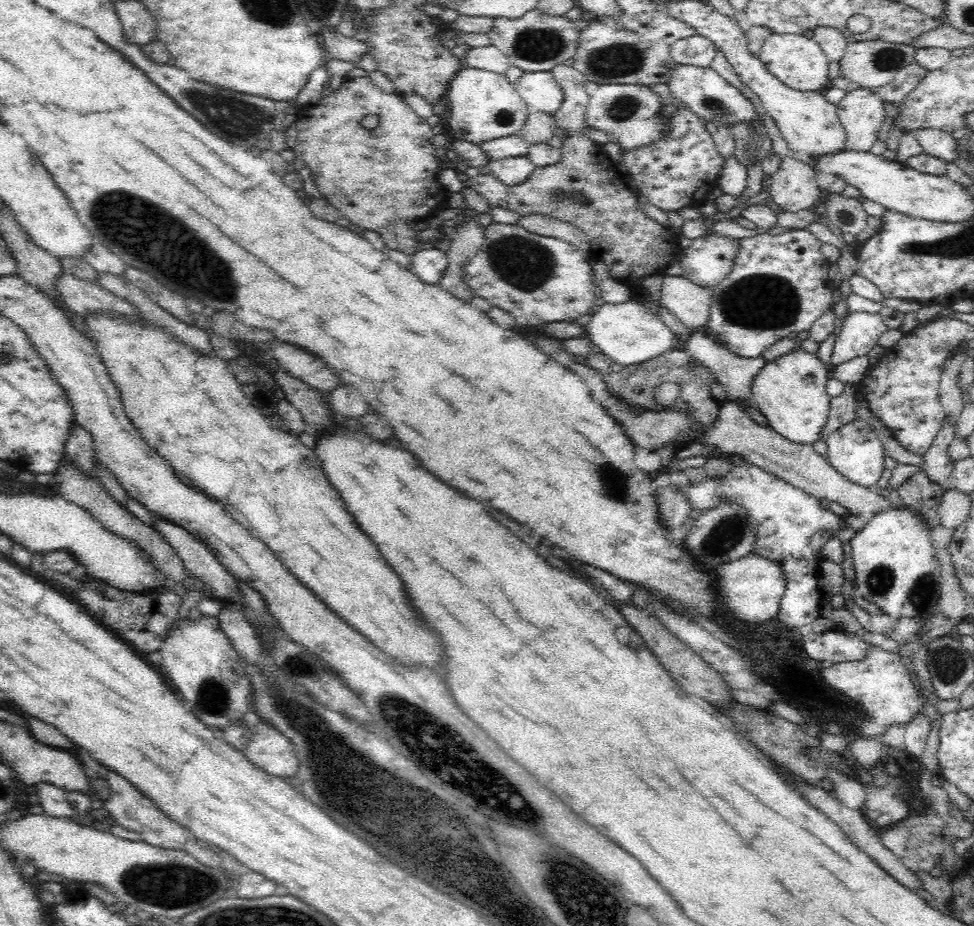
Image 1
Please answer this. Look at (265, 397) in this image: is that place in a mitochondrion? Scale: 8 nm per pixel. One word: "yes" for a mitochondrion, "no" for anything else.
yes

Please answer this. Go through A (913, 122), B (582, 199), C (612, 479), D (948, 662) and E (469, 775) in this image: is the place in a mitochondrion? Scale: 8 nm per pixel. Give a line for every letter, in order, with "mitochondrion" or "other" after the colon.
A: other
B: mitochondrion
C: mitochondrion
D: mitochondrion
E: mitochondrion

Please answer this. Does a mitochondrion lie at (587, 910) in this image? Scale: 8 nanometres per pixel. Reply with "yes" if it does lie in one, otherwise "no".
yes

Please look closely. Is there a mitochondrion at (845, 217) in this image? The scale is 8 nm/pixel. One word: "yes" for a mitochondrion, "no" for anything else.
yes

